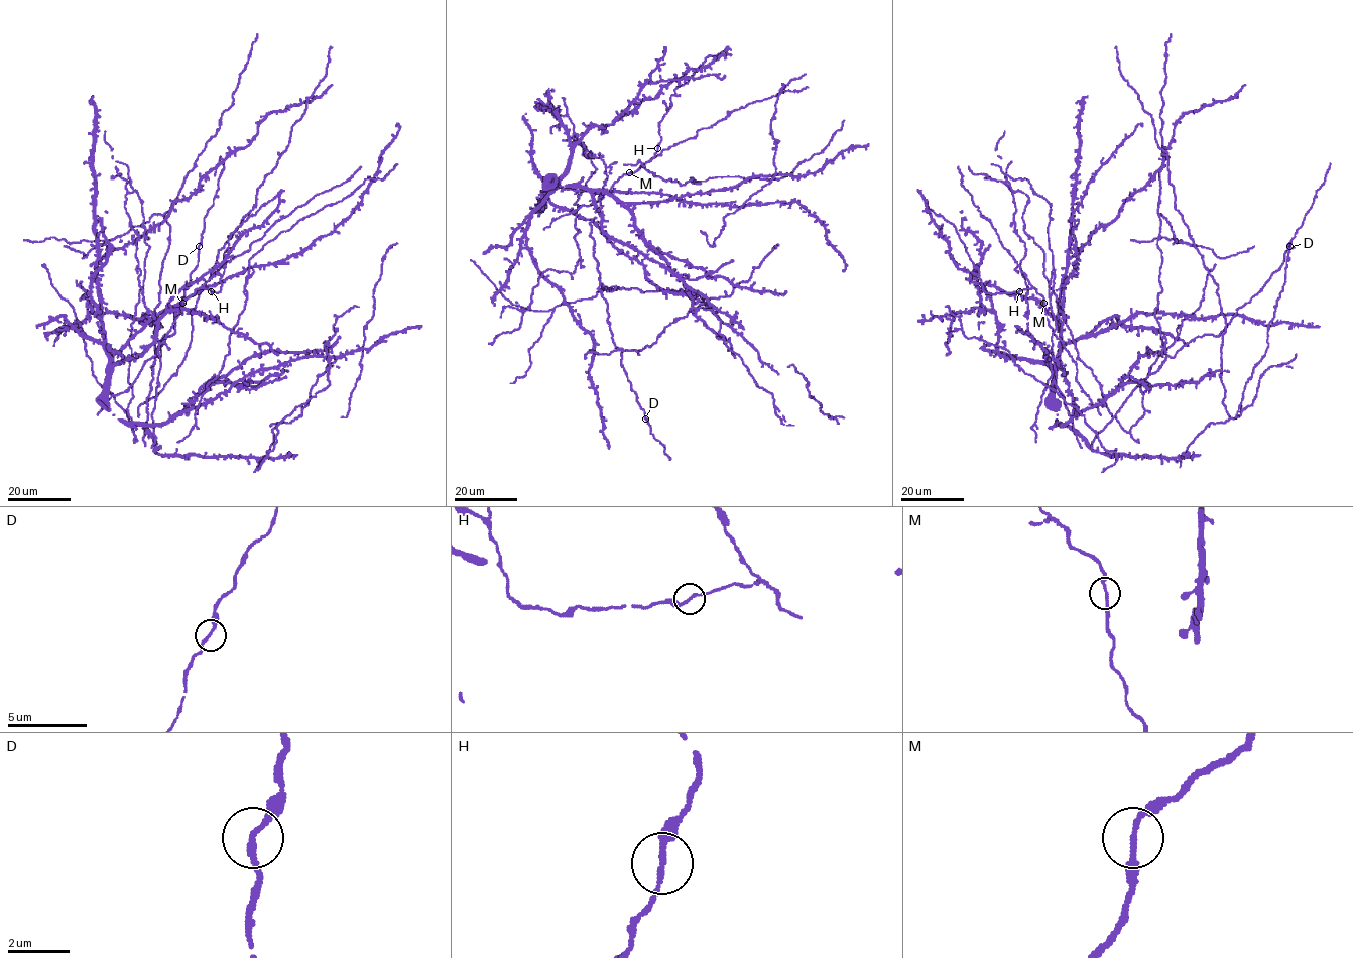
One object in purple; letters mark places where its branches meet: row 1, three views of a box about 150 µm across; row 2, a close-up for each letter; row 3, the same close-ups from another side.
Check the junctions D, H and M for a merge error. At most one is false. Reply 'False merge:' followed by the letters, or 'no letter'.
False merge: no letter

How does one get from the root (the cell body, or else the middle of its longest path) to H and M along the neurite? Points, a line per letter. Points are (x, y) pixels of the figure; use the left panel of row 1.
H: (100, 398), (107, 372), (154, 340), (167, 304), (260, 225), (277, 196), (231, 234), (221, 289), (211, 291)
M: (100, 398), (107, 372), (154, 340), (167, 304), (277, 196), (231, 234), (221, 289), (182, 303)

